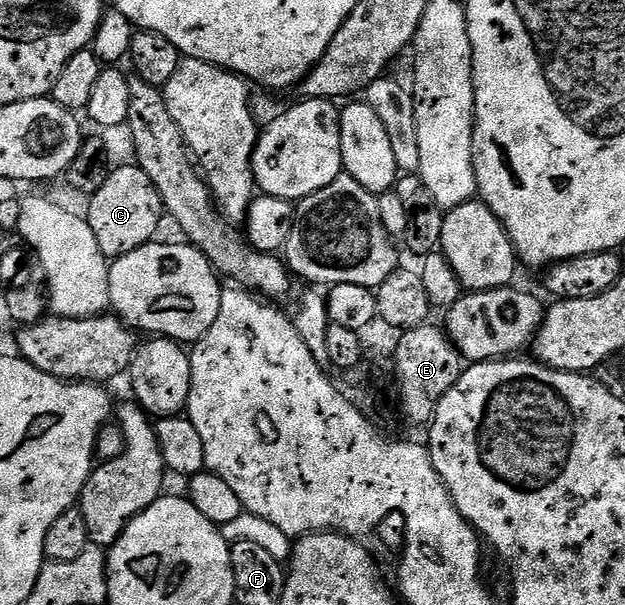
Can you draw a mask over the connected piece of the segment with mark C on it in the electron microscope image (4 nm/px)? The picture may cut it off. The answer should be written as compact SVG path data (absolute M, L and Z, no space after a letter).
M130 163L118 169L116 166L110 172L107 183L92 193L88 201L87 220L91 231L95 231L95 239L99 239L99 251L105 258L125 256L158 236L156 233L163 218L163 202L155 183L140 165Z

